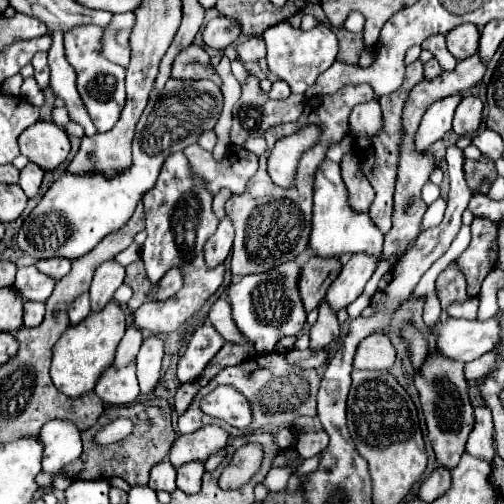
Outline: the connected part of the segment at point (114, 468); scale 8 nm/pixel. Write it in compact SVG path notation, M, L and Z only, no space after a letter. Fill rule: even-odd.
M146 399L146 401L138 401L138 403L130 403L130 405L110 405L110 407L104 409L104 413L96 421L96 425L82 431L82 443L84 443L82 455L74 463L70 463L66 469L62 469L62 473L56 473L56 475L50 475L50 473L44 473L44 471L38 473L36 483L40 485L40 489L52 489L54 479L58 475L66 475L70 479L122 477L130 485L148 485L150 469L154 467L154 463L160 463L168 455L174 439L176 439L176 435L174 435L174 427L172 427L172 421L170 421L170 405L168 405L166 399ZM118 417L132 419L134 431L124 441L112 443L108 447L96 447L94 435L100 431L100 427L104 427L106 423L110 423Z

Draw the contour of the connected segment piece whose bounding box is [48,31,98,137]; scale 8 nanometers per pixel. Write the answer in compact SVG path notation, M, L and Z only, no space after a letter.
M52 31L52 47L48 51L48 65L50 65L50 71L52 71L52 77L50 77L50 87L54 91L56 97L60 97L68 109L68 115L70 115L70 121L78 123L84 127L84 133L88 137L96 135L96 127L94 123L90 121L88 113L86 113L86 107L82 105L82 99L76 91L76 73L66 57L64 57L64 45L62 45L62 31Z

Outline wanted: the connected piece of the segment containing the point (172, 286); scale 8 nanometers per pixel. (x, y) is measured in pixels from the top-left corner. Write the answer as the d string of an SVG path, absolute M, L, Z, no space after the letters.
M170 269L162 277L162 281L160 281L160 291L158 291L156 299L168 299L168 297L172 297L182 287L182 281L184 281L182 273L178 269Z

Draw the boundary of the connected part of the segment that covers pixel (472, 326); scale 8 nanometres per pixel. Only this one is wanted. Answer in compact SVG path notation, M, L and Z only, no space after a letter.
M448 317L446 323L434 323L432 333L436 335L438 353L452 361L470 363L480 355L496 349L500 339L500 323L498 317L488 321Z

